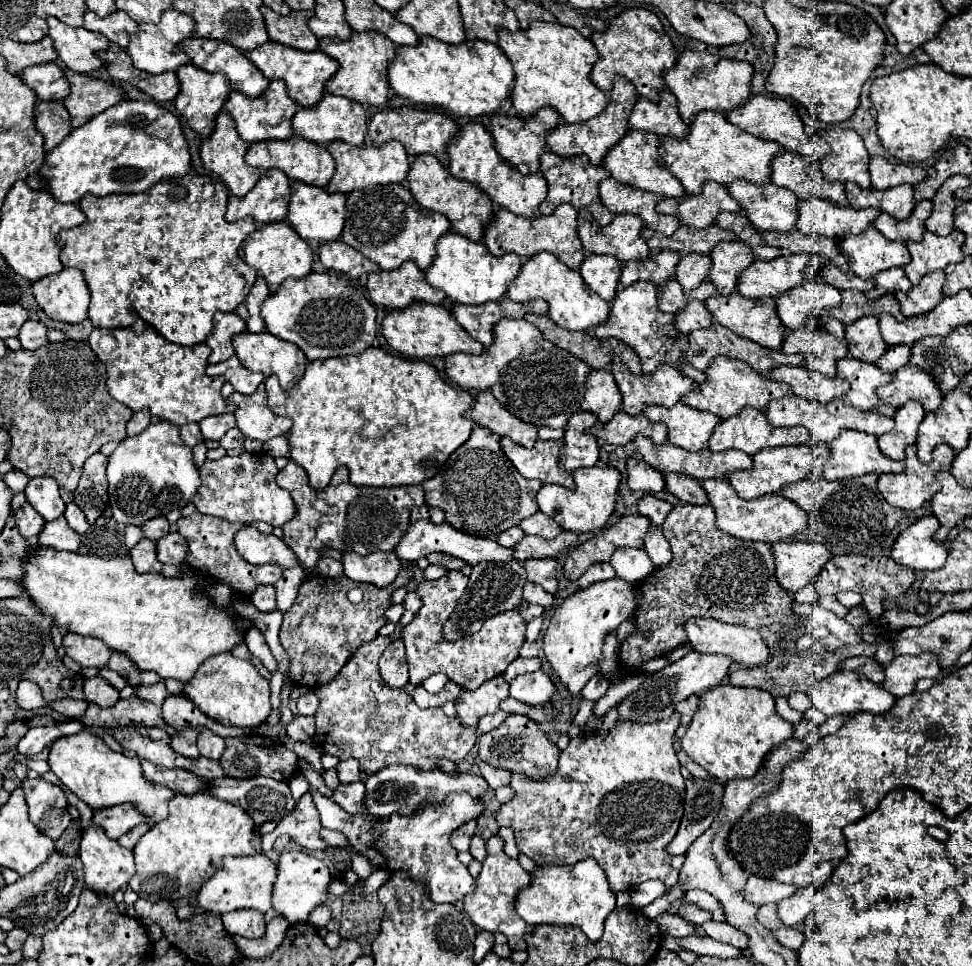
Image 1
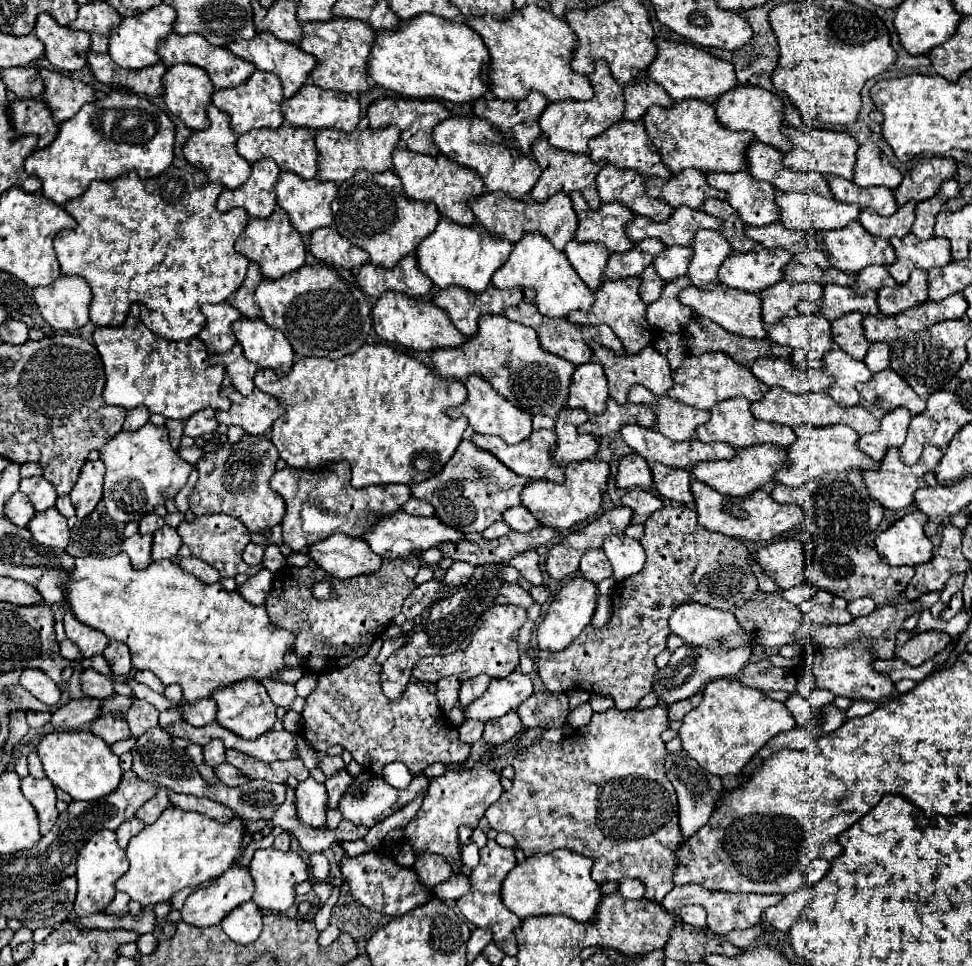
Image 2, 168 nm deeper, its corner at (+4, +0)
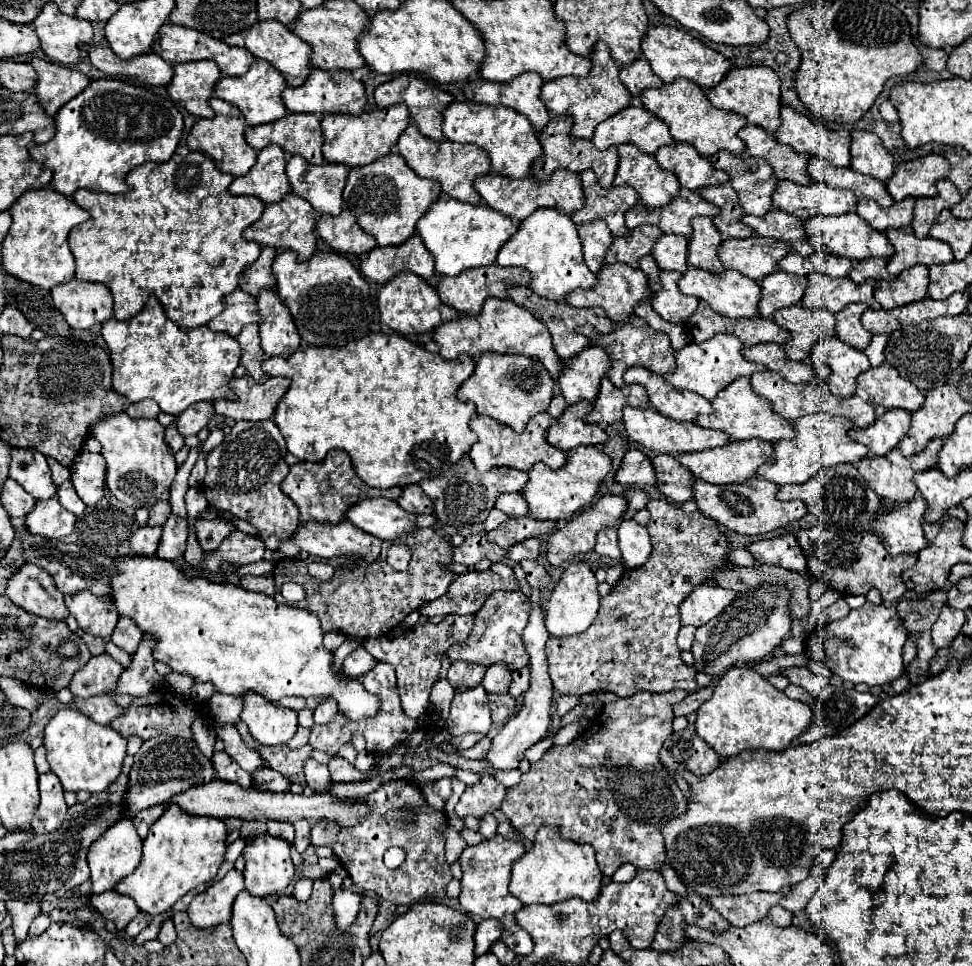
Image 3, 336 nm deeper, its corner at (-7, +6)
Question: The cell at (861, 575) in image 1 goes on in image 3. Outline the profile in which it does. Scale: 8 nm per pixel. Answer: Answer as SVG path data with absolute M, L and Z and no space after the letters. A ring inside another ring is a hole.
M811 527L801 529L795 537L807 559L809 573L829 589L835 589L843 595L867 595L869 589L879 589L883 601L897 601L905 593L901 573L913 567L917 561L915 555L887 555L883 543L871 529L853 533L827 527Z

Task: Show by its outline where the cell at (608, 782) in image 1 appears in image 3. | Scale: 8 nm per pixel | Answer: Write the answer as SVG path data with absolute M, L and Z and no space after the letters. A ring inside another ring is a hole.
M639 691L633 697L607 703L603 711L573 743L565 747L551 747L537 763L531 765L529 773L521 775L519 785L507 789L507 795L501 803L503 815L529 841L533 841L541 825L553 825L561 829L561 835L565 839L591 845L597 853L599 869L607 877L611 877L623 863L633 863L635 867L651 867L659 871L659 865L667 861L661 829L669 819L679 817L687 809L687 801L683 799L681 789L659 761L659 749L673 733L673 705L679 703L685 695L687 691Z

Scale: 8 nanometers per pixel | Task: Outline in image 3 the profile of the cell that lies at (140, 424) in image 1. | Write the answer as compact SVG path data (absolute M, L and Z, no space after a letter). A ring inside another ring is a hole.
M143 399L139 403L129 403L125 413L131 419L155 419L159 415L159 407L153 399Z

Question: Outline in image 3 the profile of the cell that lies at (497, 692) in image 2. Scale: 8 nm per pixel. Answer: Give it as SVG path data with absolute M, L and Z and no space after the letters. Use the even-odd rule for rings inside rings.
M481 685L455 693L447 729L451 735L465 735L465 733L487 735L489 733L491 713L487 707L487 691Z

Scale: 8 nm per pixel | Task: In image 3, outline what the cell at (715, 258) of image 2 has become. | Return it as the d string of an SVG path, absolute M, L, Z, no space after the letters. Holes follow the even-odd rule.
M695 217L691 219L691 227L693 227L693 233L689 235L687 261L711 273L723 271L723 265L717 257L717 247L721 245L723 237L715 229L711 217Z

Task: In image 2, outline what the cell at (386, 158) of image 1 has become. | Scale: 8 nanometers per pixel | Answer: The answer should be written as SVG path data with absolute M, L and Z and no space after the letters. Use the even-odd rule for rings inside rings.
M394 125L386 129L364 129L356 133L342 133L342 131L332 131L332 129L322 129L316 135L316 149L320 153L320 167L318 167L318 179L320 181L334 181L334 183L344 183L352 179L360 169L370 171L370 173L382 173L390 171L392 165L392 151L396 149L400 141L400 129Z

